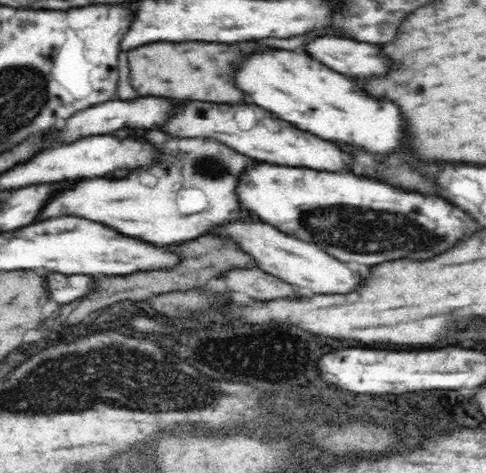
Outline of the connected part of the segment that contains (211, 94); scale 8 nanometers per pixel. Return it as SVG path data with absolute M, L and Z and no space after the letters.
M152 42L138 46L128 54L130 82L140 96L164 98L202 98L206 102L242 102L234 94L234 86L226 82L226 62L234 58L234 50L242 46L260 46L254 42L214 44L214 42Z

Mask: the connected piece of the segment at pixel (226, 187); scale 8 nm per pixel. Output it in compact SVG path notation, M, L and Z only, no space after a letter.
M150 130L144 136L162 152L154 166L130 172L128 186L122 186L126 180L118 180L118 186L110 188L106 178L92 178L90 182L78 182L72 190L56 192L40 210L36 220L58 216L88 218L118 230L124 237L130 236L156 247L179 245L200 236L212 235L211 230L226 221L256 221L238 205L235 196L241 172L255 159L234 150L222 150L216 140L166 138L166 134L158 134L158 130Z

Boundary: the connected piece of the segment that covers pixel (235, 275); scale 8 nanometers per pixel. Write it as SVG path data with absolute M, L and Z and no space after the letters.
M252 266L250 270L248 270L248 267L244 267L242 270L240 270L240 268L228 270L220 280L222 280L230 290L244 292L244 294L248 294L250 298L278 298L278 294L296 294L296 292L292 290L292 286L286 286L284 282L278 282L279 278L270 276L270 274L255 266Z

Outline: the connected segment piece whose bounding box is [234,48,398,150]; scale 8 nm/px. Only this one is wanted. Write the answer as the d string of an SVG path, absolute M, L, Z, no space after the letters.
M282 48L254 52L242 64L234 66L234 84L254 104L324 140L350 138L350 142L362 142L370 150L390 150L394 138L398 138L398 110L394 106L374 106L370 98L362 98L362 94L350 90L346 76L306 54Z

